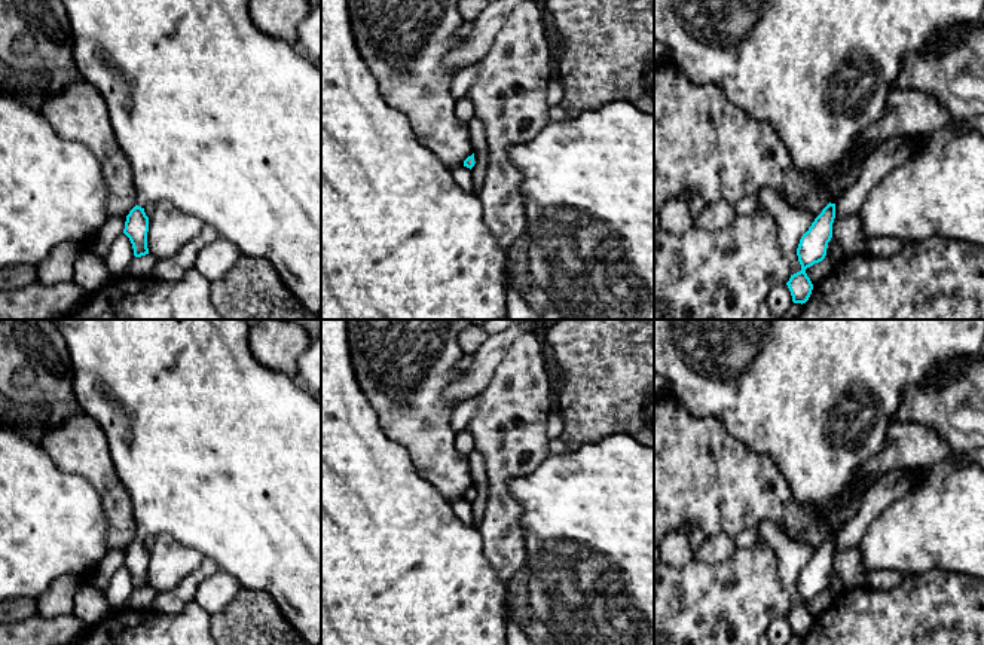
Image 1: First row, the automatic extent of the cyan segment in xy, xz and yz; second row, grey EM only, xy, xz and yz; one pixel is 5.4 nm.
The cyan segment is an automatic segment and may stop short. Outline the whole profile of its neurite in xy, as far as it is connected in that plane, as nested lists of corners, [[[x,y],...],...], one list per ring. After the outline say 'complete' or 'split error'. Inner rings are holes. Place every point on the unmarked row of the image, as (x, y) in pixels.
[[[51,320],[62,334],[71,358],[73,391],[80,404],[82,413],[92,416],[107,435],[110,456],[116,473],[131,496],[131,505],[137,525],[137,538],[129,544],[125,554],[123,566],[129,571],[134,589],[149,587],[147,565],[149,550],[144,545],[147,538],[169,535],[186,547],[201,551],[205,559],[214,560],[220,571],[232,575],[241,589],[259,590],[268,593],[276,603],[279,612],[288,621],[290,627],[306,639],[311,645],[321,645],[321,403],[309,391],[296,385],[294,377],[281,375],[260,364],[250,349],[248,333],[250,324],[245,320]]] | split error

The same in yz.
[[[654,320],[654,373],[666,377],[687,410],[713,416],[736,440],[768,455],[794,499],[829,522],[829,537],[801,569],[801,603],[786,615],[792,635],[806,636],[813,617],[806,602],[826,589],[835,535],[858,513],[867,493],[859,470],[884,444],[905,388],[930,385],[960,355],[975,357],[984,342],[984,320]]] | split error

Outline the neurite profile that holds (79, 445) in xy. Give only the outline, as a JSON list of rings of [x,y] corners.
[[[85,413],[71,416],[48,431],[39,444],[61,471],[80,474],[91,482],[107,514],[107,551],[126,551],[137,538],[137,525],[131,496],[116,473],[100,424]]]

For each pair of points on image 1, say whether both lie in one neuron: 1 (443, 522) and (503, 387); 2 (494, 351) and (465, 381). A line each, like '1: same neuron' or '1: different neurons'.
1: different neurons
2: same neuron

